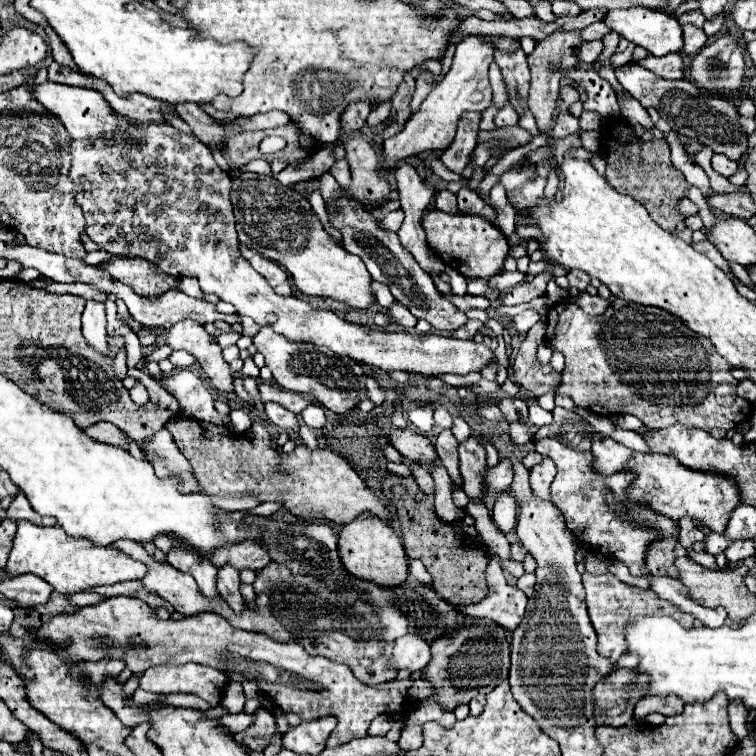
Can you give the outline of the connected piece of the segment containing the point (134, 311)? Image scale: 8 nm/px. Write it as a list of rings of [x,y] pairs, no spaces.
[[[113,280],[113,284],[115,284],[115,294],[117,294],[117,298],[121,298],[121,300],[127,304],[131,316],[133,316],[139,324],[143,324],[143,326],[147,326],[147,328],[163,328],[165,322],[173,322],[173,324],[175,324],[175,322],[185,320],[185,318],[193,318],[193,320],[197,320],[199,324],[217,322],[217,320],[225,320],[227,324],[239,324],[239,316],[237,316],[237,314],[221,314],[221,312],[217,312],[215,304],[189,298],[187,294],[183,294],[183,292],[179,292],[179,290],[169,290],[167,294],[163,294],[163,296],[159,296],[159,298],[143,298],[143,296],[137,296],[129,286],[125,286],[125,284],[117,282],[117,280]]]

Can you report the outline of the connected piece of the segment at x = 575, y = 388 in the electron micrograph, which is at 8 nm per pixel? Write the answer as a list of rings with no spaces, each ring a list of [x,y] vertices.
[[[621,300],[621,310],[611,304],[601,316],[585,314],[575,302],[565,304],[557,304],[549,310],[545,340],[565,356],[563,384],[557,388],[557,394],[571,396],[575,406],[587,408],[599,416],[633,414],[651,430],[685,424],[689,428],[701,428],[713,438],[725,438],[731,428],[751,416],[751,402],[739,398],[735,392],[737,380],[731,376],[729,362],[715,352],[709,338],[689,332],[677,316],[629,300]]]

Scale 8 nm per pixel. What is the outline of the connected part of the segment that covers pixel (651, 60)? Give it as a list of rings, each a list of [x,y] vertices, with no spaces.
[[[667,54],[667,56],[647,56],[645,60],[639,60],[647,70],[651,70],[653,74],[667,78],[667,80],[681,80],[683,78],[683,70],[685,70],[685,62],[681,54]]]

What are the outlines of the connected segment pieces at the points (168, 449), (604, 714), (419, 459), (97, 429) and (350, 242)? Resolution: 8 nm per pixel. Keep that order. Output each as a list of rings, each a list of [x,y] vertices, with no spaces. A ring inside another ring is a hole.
[[[161,428],[155,434],[155,438],[147,442],[145,456],[153,464],[157,476],[161,476],[161,478],[163,476],[177,476],[177,480],[181,480],[179,486],[183,492],[201,492],[201,486],[193,476],[191,464],[179,452],[179,448],[175,446],[167,428]]]
[[[613,670],[601,684],[595,686],[595,718],[599,724],[623,726],[633,718],[633,704],[643,698],[639,692],[625,692],[637,676],[637,670]]]
[[[395,428],[389,436],[389,442],[407,458],[413,460],[417,464],[429,464],[435,466],[439,462],[437,452],[431,444],[431,440],[427,436],[421,436],[419,432],[415,432],[413,428],[405,428],[399,430]]]
[[[97,422],[95,426],[85,428],[85,434],[93,436],[93,438],[95,438],[95,440],[99,440],[99,442],[111,444],[111,446],[127,448],[127,436],[125,436],[117,426],[109,424],[109,422]]]
[[[329,172],[319,178],[311,178],[307,182],[291,184],[291,188],[297,190],[305,198],[309,198],[309,194],[313,190],[317,189],[321,192],[321,196],[325,200],[327,214],[329,214],[329,222],[343,234],[343,248],[347,252],[359,256],[365,262],[371,278],[389,286],[395,300],[399,304],[403,304],[415,318],[427,320],[439,332],[453,332],[467,324],[465,312],[461,312],[455,304],[451,304],[449,300],[443,298],[443,294],[435,288],[429,274],[425,270],[421,270],[421,266],[413,260],[413,256],[409,256],[409,252],[405,252],[405,248],[401,248],[397,234],[381,228],[381,222],[369,214],[365,204],[357,204],[357,200],[333,200],[333,196],[337,196],[341,186]]]

